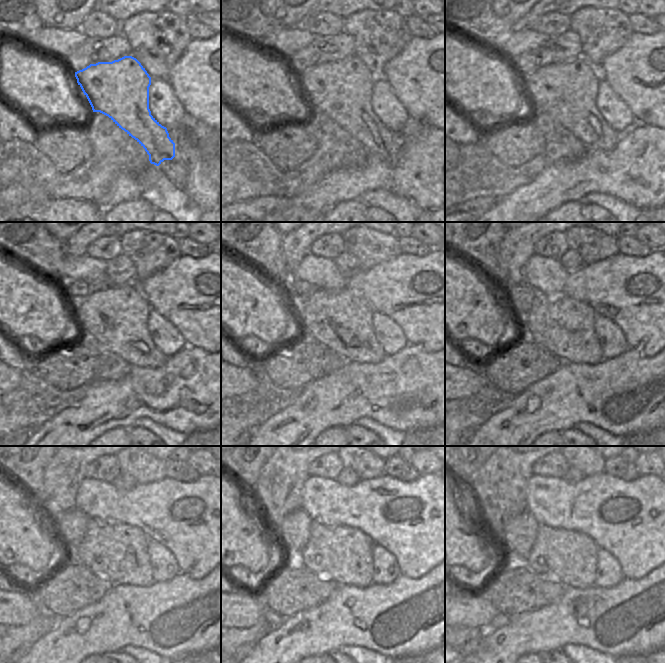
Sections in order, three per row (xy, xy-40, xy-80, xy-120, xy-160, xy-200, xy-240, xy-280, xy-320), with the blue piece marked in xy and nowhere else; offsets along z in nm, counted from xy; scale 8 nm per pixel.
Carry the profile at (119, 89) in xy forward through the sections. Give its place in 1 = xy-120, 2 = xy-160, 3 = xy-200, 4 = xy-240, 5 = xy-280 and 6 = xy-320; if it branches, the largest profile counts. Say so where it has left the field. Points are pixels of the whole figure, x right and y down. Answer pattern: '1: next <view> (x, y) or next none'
1: next xy-120 (117, 317)
2: next xy-160 (341, 321)
3: next xy-200 (561, 325)
4: next xy-240 (117, 551)
5: next xy-280 (345, 555)
6: next xy-320 (570, 558)

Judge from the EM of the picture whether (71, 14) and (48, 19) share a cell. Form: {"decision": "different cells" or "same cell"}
{"decision": "same cell"}

